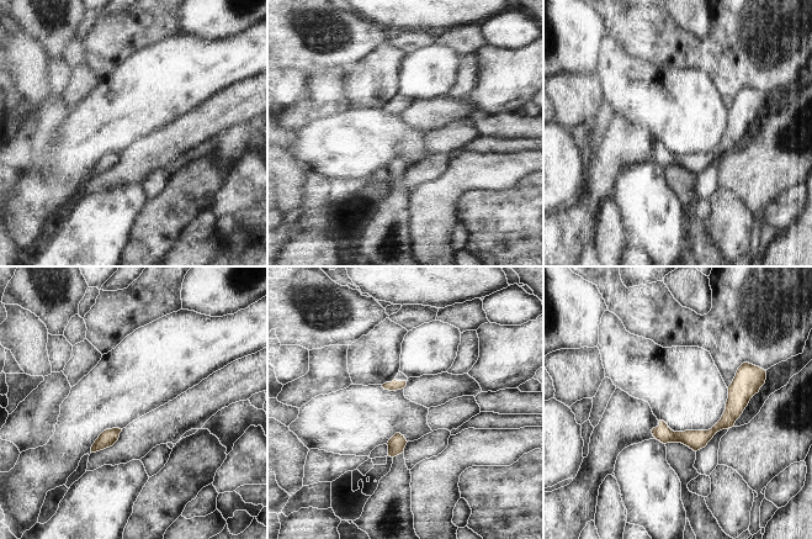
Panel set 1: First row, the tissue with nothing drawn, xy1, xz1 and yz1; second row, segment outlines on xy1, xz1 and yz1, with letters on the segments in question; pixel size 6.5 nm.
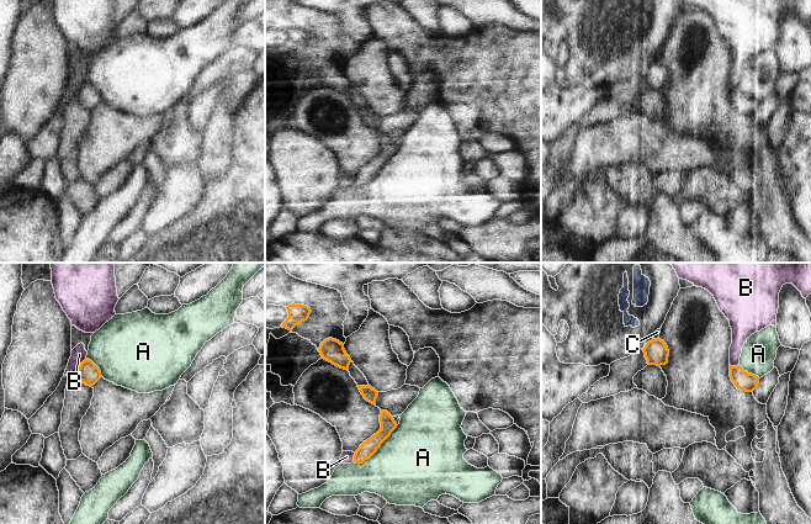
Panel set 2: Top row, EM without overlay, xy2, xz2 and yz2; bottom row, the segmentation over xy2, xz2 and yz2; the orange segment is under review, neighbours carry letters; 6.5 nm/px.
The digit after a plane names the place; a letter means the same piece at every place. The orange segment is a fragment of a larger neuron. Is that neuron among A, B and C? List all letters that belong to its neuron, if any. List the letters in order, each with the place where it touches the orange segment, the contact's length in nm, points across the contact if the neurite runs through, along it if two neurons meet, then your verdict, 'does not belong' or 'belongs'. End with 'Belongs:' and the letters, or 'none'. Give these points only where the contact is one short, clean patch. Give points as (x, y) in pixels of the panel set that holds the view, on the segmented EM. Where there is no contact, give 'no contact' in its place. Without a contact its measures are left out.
A: contact xz2 (376, 450); length 380 nm; does not belong
B: contact xy2 (80, 365); length 120 nm; border xy2 (85, 358), (75, 371); does not belong
C: contact yz2 (657, 338); length 30 nm; border yz2 (653, 337), (657, 338); does not belong
Belongs: none

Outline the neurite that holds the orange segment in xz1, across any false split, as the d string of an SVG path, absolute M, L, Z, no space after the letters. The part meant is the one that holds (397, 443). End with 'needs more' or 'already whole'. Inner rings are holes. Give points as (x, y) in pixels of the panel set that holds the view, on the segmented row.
M396 433L387 443L388 445L388 456L394 458L404 453L407 445L407 439L400 433Z | already whole

